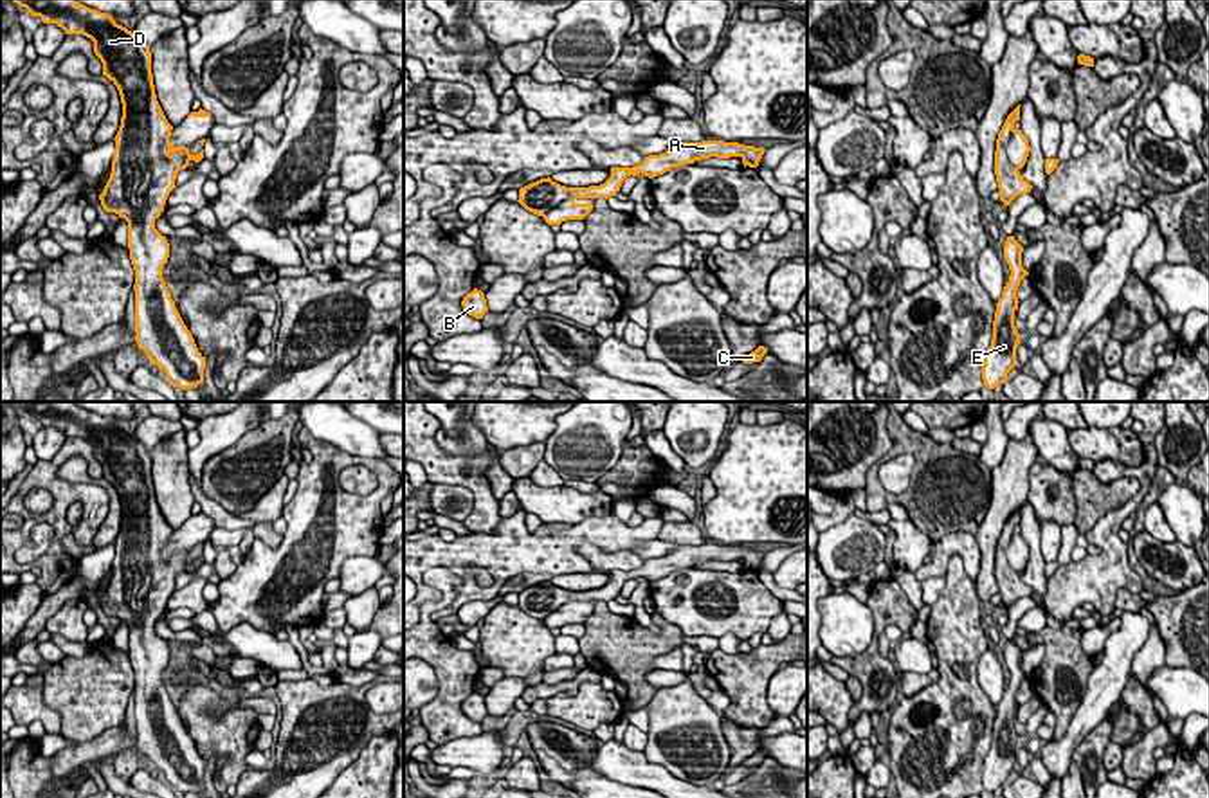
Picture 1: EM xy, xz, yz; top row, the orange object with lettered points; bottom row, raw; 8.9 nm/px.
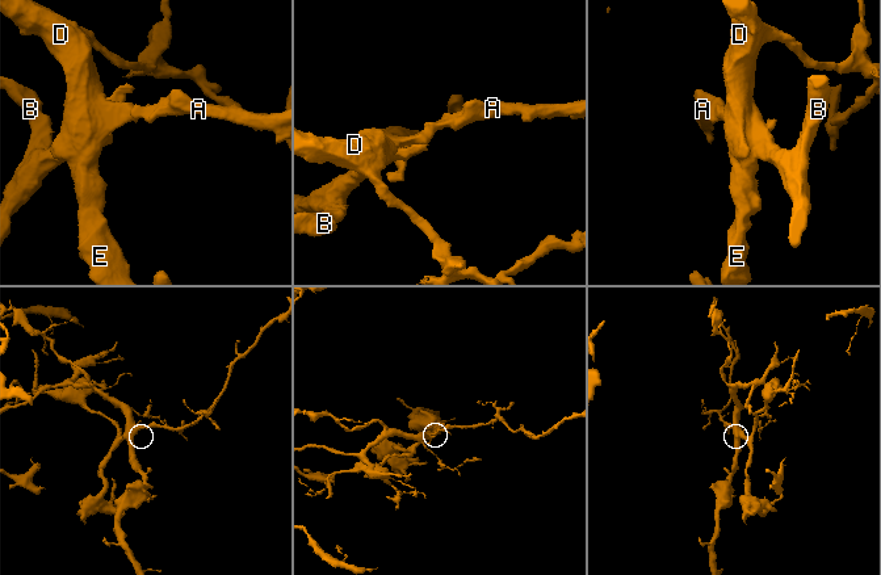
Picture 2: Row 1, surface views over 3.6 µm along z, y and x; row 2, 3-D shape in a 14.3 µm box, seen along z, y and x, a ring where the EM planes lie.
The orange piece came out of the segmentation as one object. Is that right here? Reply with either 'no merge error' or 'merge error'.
merge error

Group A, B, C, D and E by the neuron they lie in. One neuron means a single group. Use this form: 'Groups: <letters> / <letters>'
Groups: A C D E / B

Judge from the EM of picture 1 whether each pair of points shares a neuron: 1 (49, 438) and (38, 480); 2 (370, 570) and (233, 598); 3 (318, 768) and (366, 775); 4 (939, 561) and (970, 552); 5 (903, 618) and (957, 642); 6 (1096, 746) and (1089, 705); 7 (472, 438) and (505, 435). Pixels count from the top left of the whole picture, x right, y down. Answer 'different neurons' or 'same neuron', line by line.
1: different neurons
2: different neurons
3: different neurons
4: same neuron
5: different neurons
6: different neurons
7: different neurons

